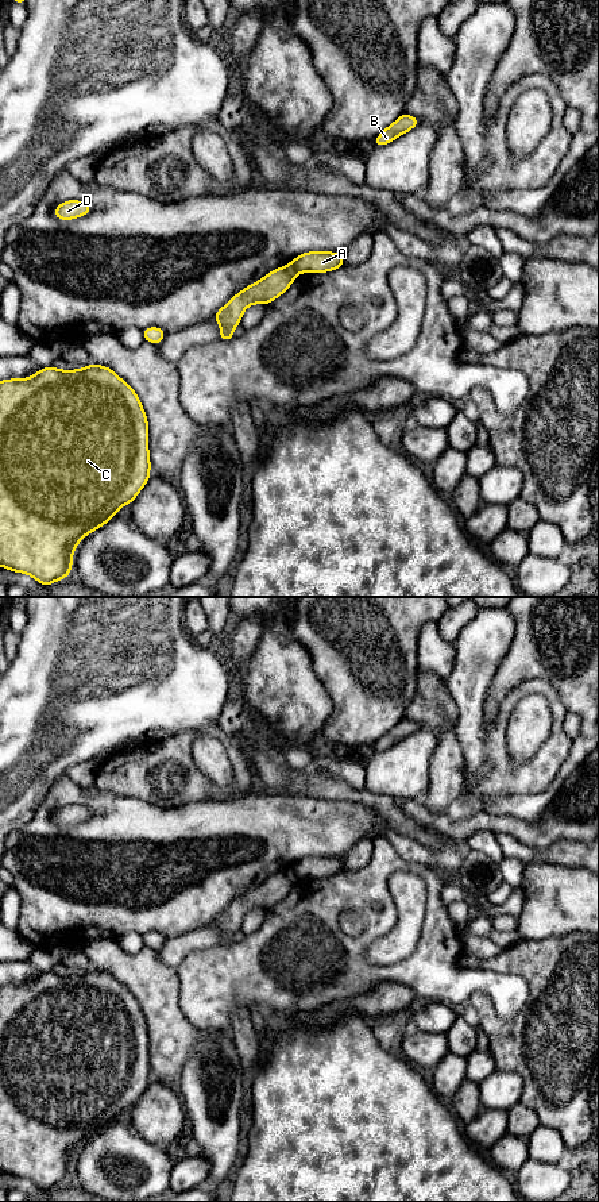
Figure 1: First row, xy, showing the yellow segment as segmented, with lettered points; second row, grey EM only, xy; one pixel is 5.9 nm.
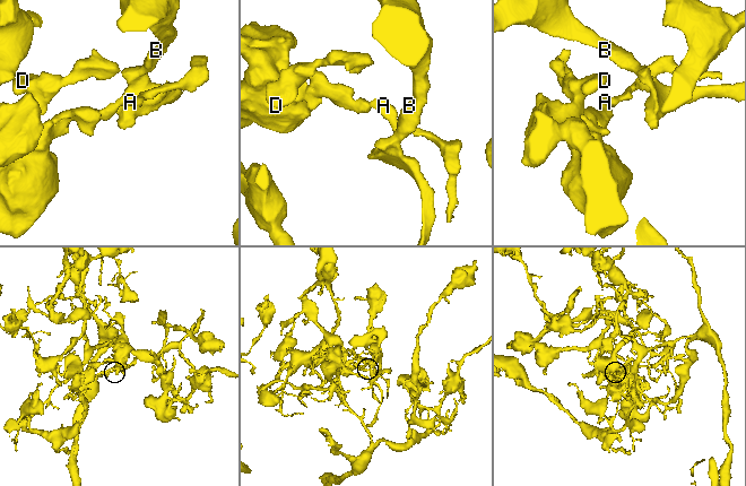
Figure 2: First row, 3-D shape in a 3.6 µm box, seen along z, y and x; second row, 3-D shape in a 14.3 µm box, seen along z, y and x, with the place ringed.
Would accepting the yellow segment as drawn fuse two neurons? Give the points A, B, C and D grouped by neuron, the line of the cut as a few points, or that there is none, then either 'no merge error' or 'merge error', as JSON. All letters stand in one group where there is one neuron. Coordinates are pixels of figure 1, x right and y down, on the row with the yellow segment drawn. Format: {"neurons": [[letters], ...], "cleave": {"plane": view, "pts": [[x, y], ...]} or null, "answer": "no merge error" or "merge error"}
{"neurons": [["A"], ["B", "C", "D"]], "cleave": {"plane": "xy", "pts": [[289, 265], [297, 273]]}, "answer": "merge error"}

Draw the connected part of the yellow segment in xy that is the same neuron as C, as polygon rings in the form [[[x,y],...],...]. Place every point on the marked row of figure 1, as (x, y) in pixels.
[[[89,363],[84,369],[61,370],[42,367],[32,377],[0,381],[0,566],[28,574],[42,586],[58,582],[72,573],[77,544],[89,533],[111,521],[117,511],[130,505],[148,482],[151,473],[148,420],[136,392],[111,367]]]

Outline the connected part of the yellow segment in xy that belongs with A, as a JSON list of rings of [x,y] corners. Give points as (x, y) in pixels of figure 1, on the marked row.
[[[308,251],[290,261],[289,266],[298,273],[329,273],[345,266],[340,253]]]

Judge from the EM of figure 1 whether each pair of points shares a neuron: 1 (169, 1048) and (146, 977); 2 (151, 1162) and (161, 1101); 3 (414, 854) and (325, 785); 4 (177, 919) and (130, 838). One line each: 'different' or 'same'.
1: same
2: different
3: different
4: same

